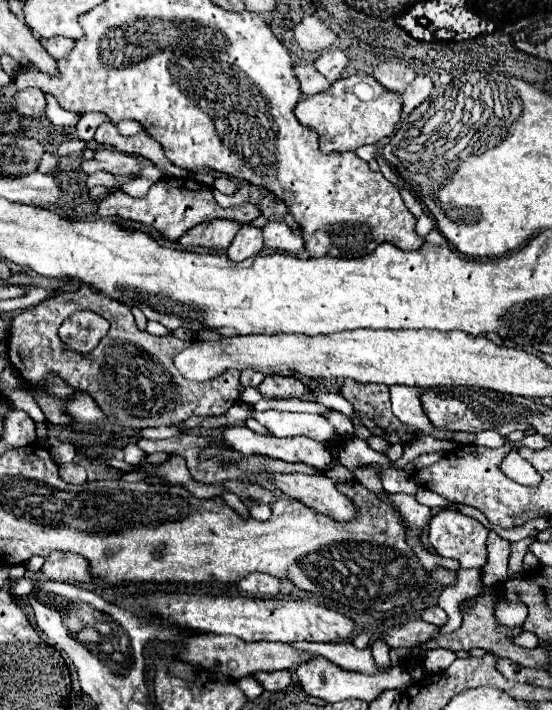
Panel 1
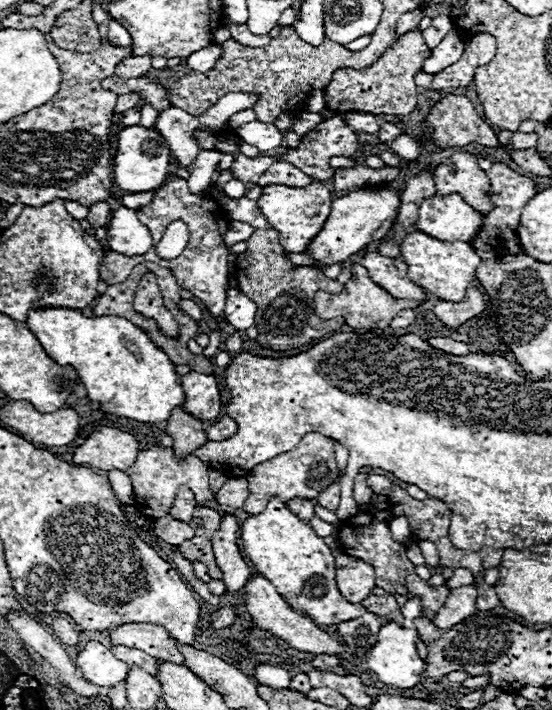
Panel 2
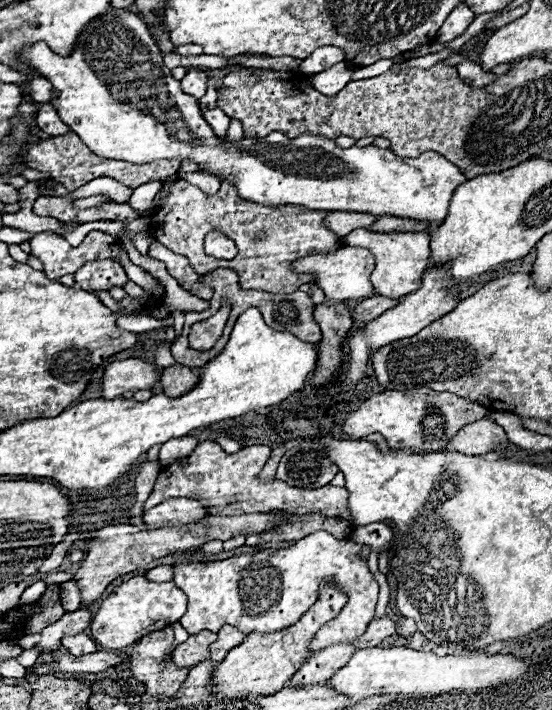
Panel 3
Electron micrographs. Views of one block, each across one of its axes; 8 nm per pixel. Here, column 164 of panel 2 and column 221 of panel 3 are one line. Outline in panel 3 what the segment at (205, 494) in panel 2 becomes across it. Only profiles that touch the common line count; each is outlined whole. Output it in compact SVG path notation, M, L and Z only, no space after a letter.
M200 442L198 448L182 462L164 466L158 474L154 490L150 492L144 508L154 508L168 498L196 498L214 516L230 516L230 512L272 512L284 510L290 514L322 514L338 516L352 522L352 512L348 510L348 490L338 486L322 486L314 490L294 488L280 480L258 480L261 468L270 457L271 448L253 445L242 448L238 454L228 454L216 442Z

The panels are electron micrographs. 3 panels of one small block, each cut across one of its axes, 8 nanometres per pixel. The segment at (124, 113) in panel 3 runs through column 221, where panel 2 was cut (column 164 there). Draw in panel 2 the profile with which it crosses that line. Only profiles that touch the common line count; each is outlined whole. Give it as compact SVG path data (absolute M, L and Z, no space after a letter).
M126 126L118 134L118 154L114 158L114 182L126 192L148 192L158 188L170 170L170 146L160 132L144 126Z

